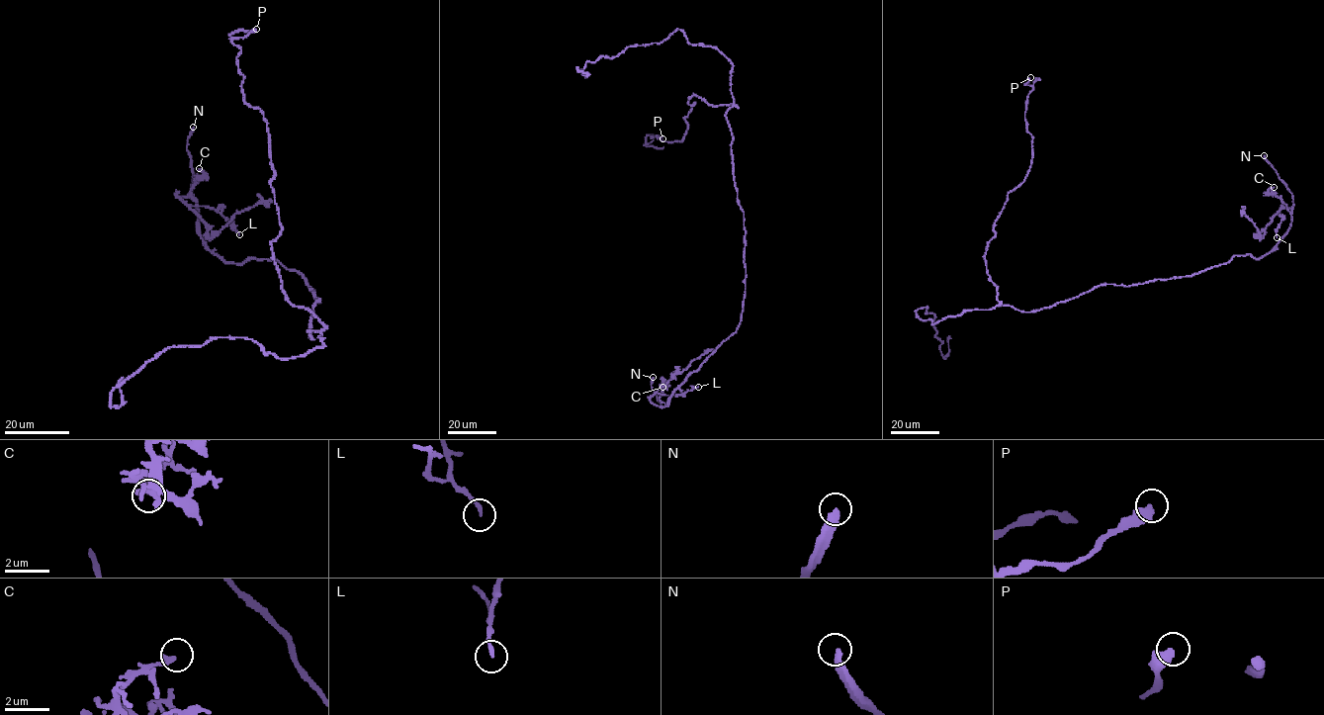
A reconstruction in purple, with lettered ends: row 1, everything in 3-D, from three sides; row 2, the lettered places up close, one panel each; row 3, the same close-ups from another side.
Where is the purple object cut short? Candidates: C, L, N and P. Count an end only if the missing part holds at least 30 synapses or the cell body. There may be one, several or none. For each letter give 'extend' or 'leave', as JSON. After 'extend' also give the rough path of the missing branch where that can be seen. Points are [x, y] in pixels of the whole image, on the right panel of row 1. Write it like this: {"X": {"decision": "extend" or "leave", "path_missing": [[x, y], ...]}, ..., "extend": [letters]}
{"C": {"decision": "leave"}, "L": {"decision": "leave"}, "N": {"decision": "extend"}, "P": {"decision": "leave"}, "extend": ["N"]}

